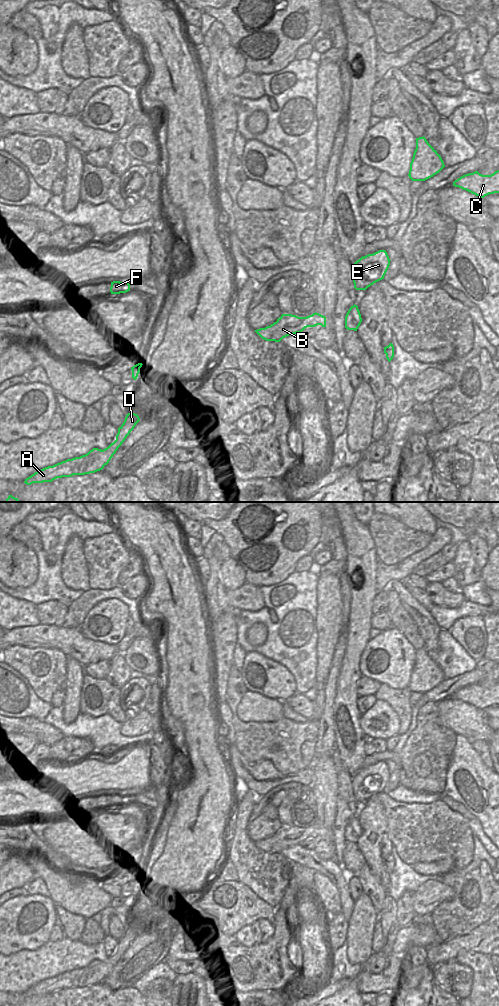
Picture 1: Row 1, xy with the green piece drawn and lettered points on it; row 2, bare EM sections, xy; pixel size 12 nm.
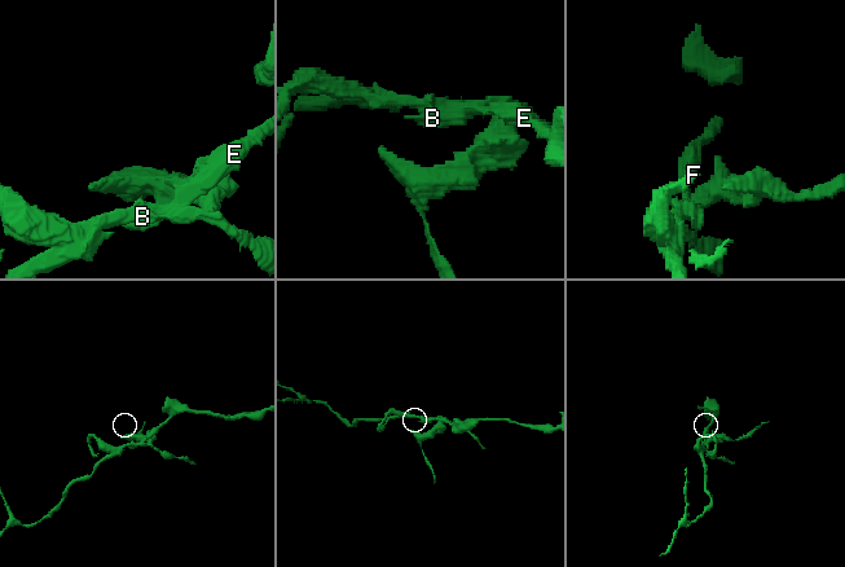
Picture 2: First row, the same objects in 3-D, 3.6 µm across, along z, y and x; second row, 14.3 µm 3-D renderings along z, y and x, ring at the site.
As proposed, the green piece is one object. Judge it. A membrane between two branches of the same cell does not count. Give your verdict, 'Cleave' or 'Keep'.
Cleave

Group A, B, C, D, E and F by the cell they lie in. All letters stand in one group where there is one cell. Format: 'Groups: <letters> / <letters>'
Groups: A B C D E / F

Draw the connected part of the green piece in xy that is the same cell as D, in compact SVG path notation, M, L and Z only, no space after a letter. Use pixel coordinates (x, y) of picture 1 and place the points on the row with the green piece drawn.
M128 413L123 424L118 428L116 440L107 448L103 450L93 448L80 457L45 467L26 478L24 483L31 485L33 483L52 482L57 478L85 475L102 470L139 421L140 418L137 414Z

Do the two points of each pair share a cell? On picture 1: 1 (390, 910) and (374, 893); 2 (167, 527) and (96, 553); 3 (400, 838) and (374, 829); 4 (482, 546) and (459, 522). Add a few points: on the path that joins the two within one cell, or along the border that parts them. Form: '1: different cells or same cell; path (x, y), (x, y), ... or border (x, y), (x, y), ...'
1: different cells; border (387, 895), (379, 912)
2: different cells; border (116, 528), (127, 542)
3: different cells; border (384, 809), (387, 832)
4: different cells; border (474, 532), (488, 546)

